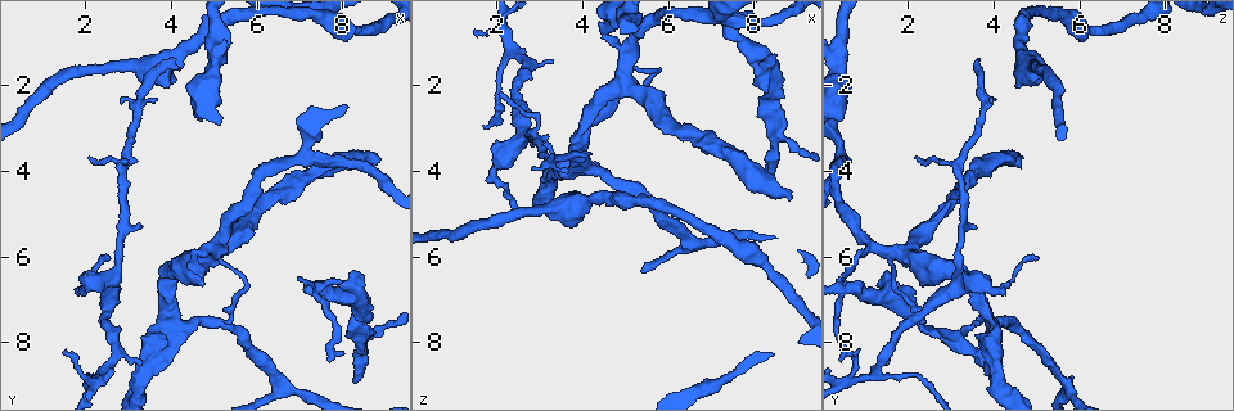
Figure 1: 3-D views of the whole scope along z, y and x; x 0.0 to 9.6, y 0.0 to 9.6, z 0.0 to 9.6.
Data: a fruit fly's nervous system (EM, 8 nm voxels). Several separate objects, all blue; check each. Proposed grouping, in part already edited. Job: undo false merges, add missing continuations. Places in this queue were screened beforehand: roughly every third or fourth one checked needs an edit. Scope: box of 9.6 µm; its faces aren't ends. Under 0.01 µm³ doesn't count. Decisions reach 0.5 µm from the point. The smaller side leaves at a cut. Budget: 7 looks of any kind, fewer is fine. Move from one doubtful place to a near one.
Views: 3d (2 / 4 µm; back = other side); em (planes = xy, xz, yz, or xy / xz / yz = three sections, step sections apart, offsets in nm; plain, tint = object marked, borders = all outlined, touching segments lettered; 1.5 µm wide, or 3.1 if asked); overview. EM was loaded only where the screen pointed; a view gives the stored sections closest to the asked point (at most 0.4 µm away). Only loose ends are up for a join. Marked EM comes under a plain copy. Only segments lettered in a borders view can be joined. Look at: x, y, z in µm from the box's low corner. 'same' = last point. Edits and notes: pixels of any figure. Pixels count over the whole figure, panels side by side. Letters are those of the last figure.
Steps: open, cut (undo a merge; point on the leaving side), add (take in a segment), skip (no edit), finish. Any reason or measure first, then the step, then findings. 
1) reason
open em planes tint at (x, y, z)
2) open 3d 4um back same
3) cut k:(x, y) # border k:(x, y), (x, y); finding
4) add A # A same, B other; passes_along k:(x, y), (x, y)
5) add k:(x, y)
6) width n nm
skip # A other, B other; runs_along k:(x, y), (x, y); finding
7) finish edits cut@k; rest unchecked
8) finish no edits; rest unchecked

arms part here
open em xy step 4 tint at (2.90, 3.95, 3.10)

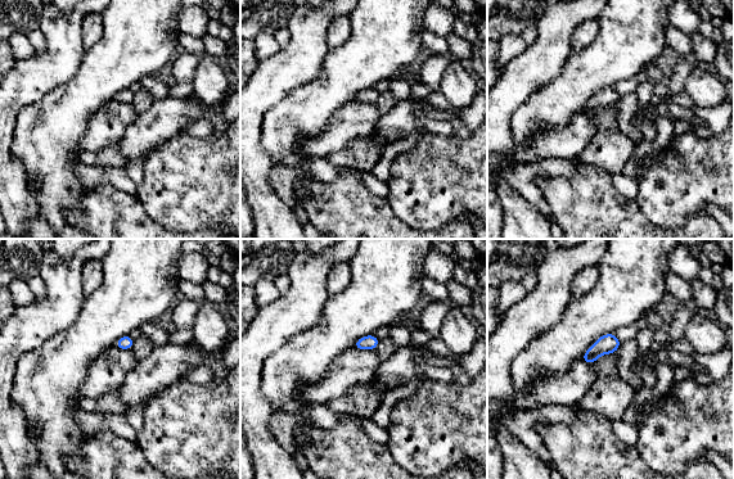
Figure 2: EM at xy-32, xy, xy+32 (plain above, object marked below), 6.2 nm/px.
open em planes borders same

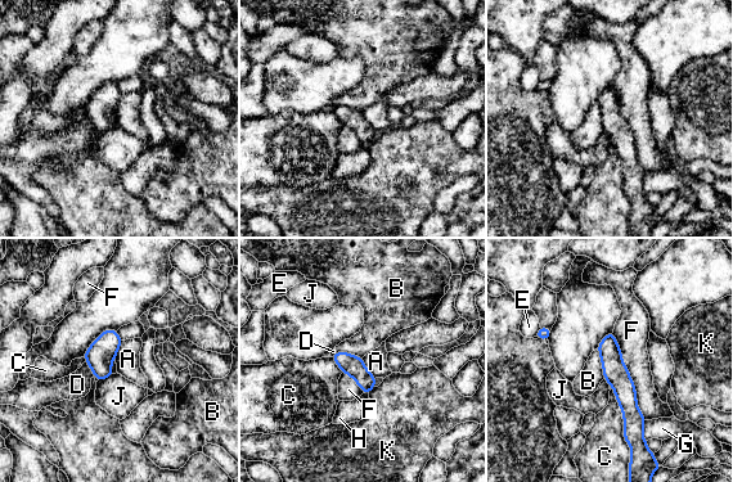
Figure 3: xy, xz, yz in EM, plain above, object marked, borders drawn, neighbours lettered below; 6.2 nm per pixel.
skip # A other, B other, C other, D other, E other, F other, G other, H other, J other, K other; border 3:(361, 359), (374, 378); one cell here

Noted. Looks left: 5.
end of a long branch
open em planes borders at (8.80, 3.70, 4.70)

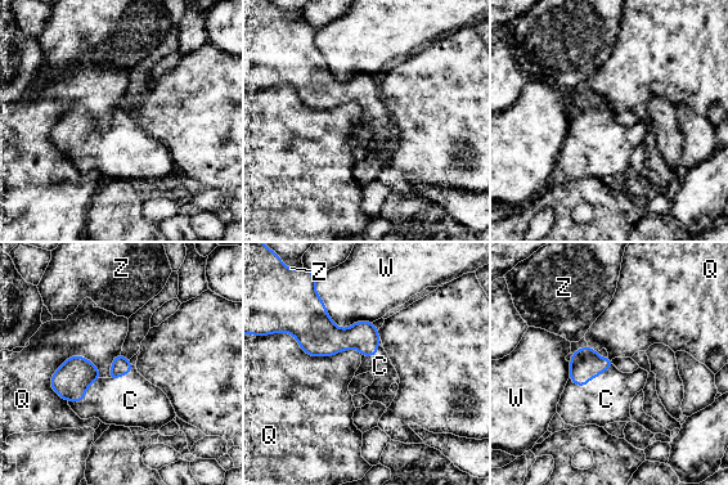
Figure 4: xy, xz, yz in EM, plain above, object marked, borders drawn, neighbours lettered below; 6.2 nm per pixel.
add C # C same, Q other, W other, Z other; passes_along 4:(585, 364), (591, 378), (606, 399); the cell continues

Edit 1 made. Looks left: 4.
redraw
open overview

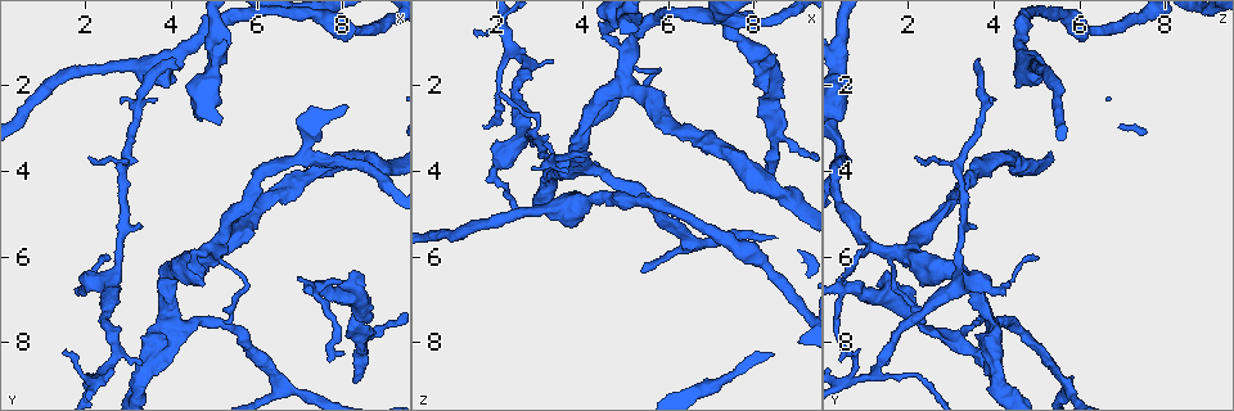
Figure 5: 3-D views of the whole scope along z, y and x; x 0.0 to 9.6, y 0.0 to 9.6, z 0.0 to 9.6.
open em yz step 4 tint at (8.15, 0.70, 6.15)

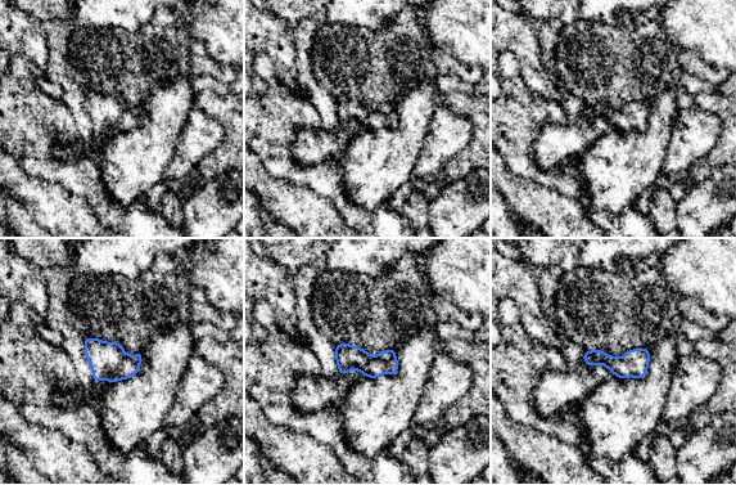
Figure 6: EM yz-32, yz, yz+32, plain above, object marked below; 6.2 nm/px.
open em planes borders same

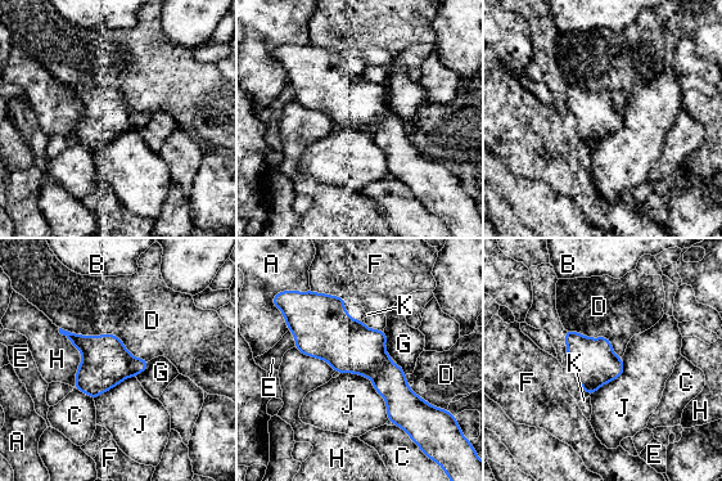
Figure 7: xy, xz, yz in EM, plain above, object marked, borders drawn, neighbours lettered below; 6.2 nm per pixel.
skip # A other, B other, C other, D other, E other, F other, G other, H other, J other, K other; border 7:(59, 327), (114, 335), (147, 362); continuous, no second cell

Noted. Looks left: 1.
finish edits add@4; rest unchecked

